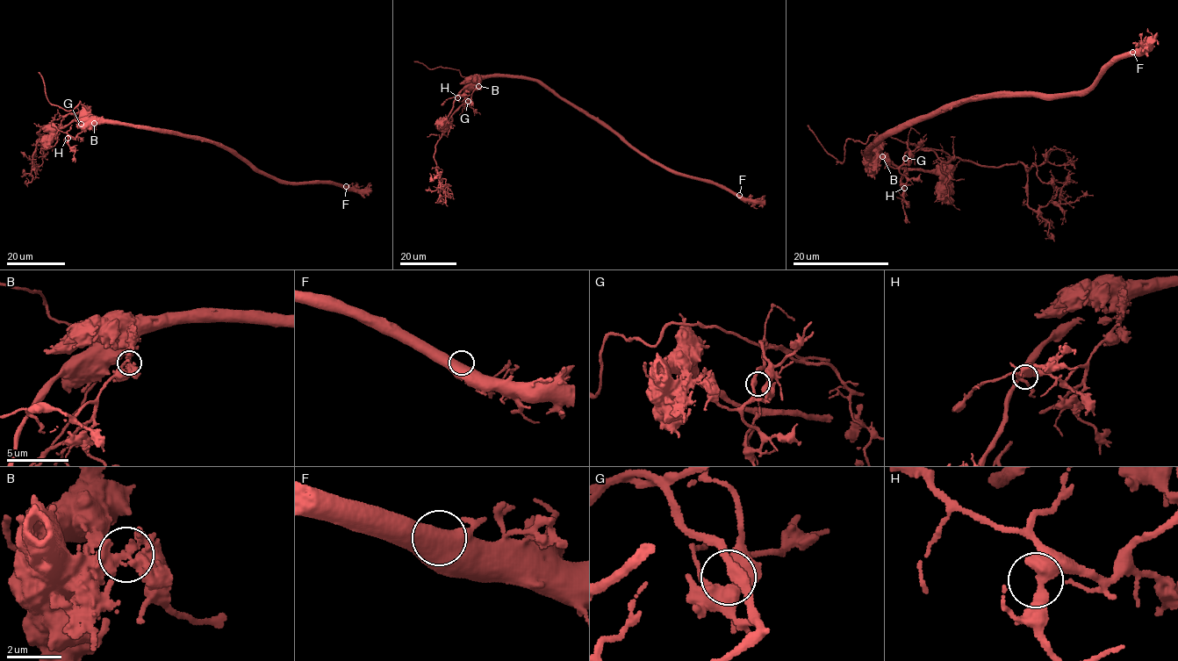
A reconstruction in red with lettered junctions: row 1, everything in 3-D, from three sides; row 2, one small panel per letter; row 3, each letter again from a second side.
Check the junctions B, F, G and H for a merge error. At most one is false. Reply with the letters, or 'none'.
B

